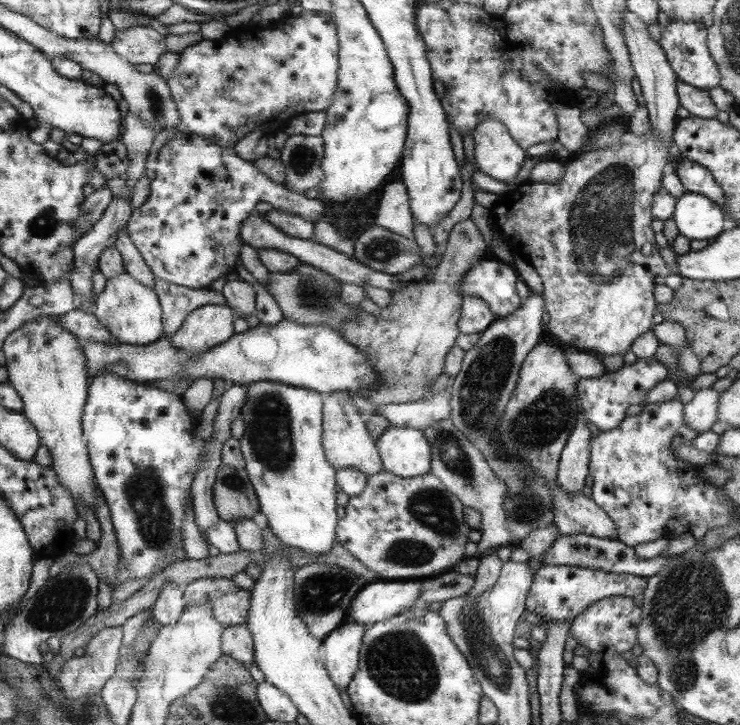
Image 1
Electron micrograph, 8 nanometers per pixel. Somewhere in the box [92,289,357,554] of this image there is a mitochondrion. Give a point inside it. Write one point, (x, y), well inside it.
(271, 437)

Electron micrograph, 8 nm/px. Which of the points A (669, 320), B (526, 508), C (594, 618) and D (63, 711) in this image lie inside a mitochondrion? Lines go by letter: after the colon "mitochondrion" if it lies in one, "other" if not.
A: other
B: mitochondrion
C: other
D: mitochondrion

